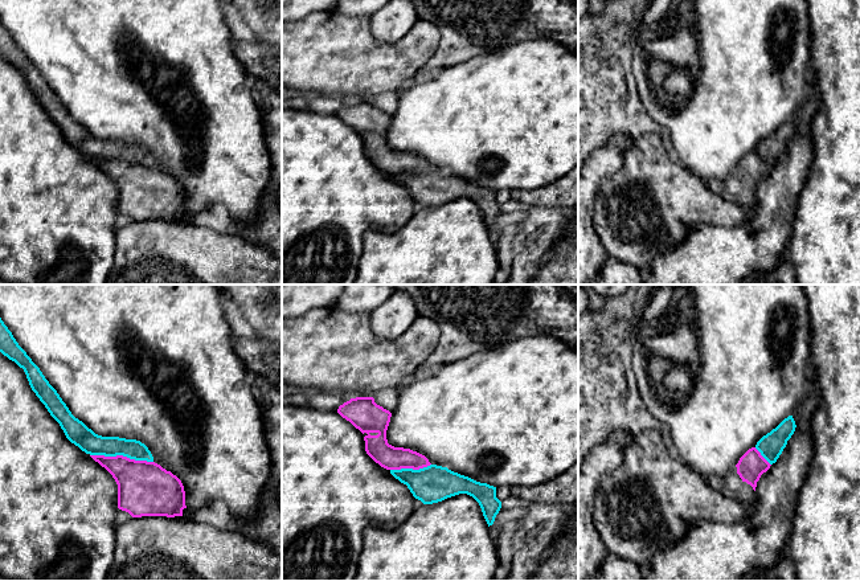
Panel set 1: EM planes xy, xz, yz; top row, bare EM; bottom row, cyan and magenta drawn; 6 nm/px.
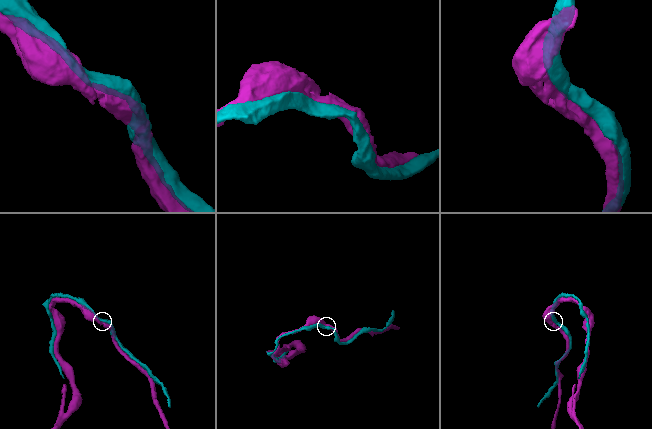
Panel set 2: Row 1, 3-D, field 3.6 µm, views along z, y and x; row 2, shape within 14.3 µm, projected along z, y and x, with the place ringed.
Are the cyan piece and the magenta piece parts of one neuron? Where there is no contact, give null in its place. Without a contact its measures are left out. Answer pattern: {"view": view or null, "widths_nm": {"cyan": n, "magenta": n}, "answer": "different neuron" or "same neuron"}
{"view": "xy", "widths_nm": {"cyan": 140, "magenta": 340}, "answer": "same neuron"}

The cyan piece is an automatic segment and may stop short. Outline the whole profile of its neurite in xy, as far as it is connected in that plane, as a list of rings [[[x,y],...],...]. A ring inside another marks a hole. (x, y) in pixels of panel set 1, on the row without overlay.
[[[1,21],[0,56],[24,73],[32,94],[60,127],[66,142],[112,179],[118,188],[119,213],[132,221],[183,220],[187,209],[181,184],[155,167],[151,155],[140,144],[98,139],[75,122]]]

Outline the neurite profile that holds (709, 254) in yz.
[[[810,73],[807,91],[798,107],[800,128],[770,172],[757,185],[757,209],[744,225],[720,228],[699,225],[679,245],[656,255],[642,285],[741,285],[753,273],[773,271],[785,258],[795,220],[798,199],[814,159],[811,120],[820,106]]]

